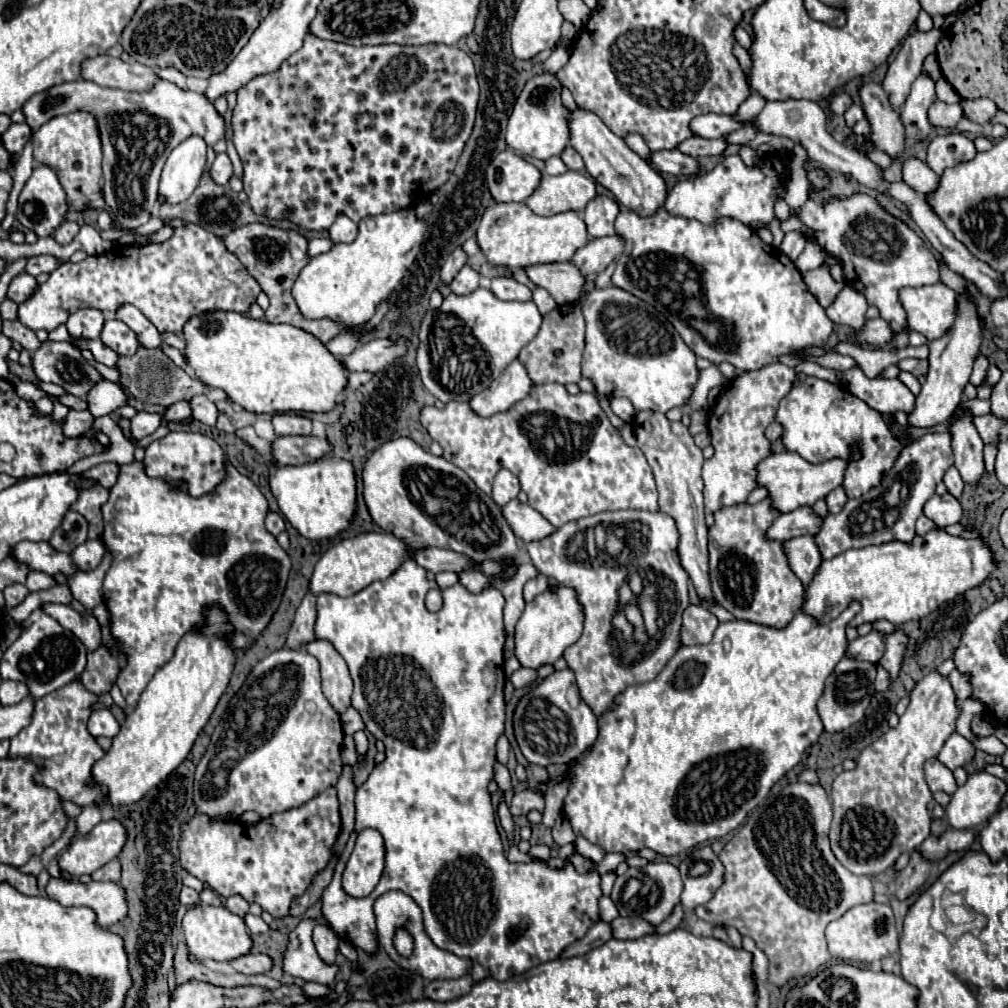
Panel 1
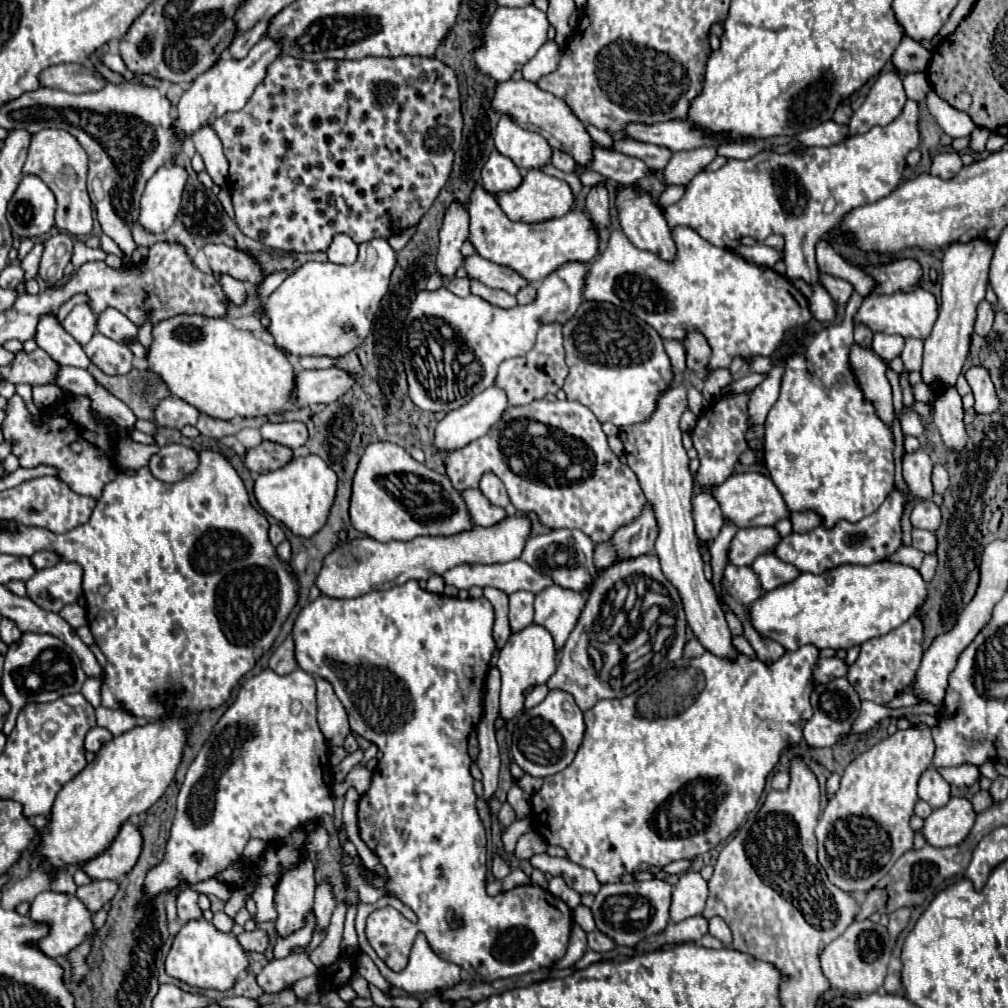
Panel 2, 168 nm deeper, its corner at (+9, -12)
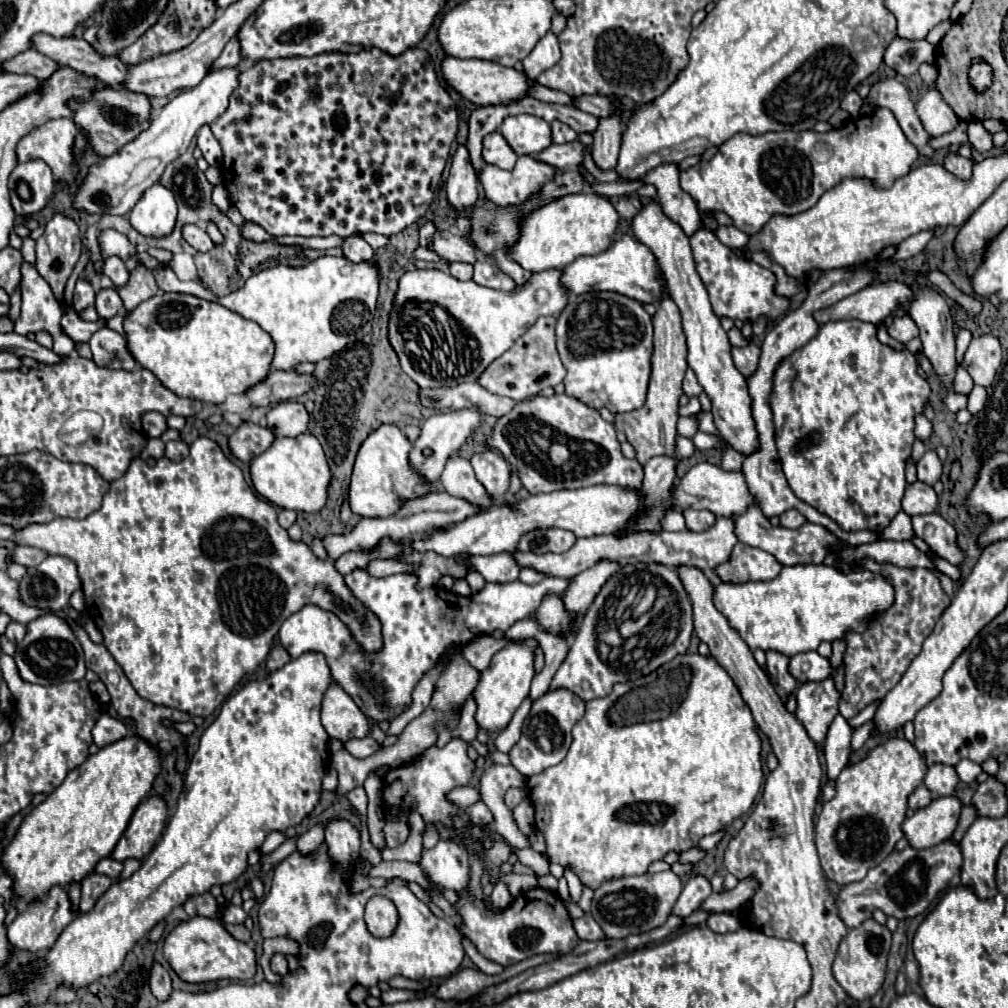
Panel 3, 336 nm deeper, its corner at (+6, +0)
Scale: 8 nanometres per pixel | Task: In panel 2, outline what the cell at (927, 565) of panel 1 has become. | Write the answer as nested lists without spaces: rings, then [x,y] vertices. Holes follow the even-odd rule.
[[[846,564],[818,576],[800,574],[792,582],[762,594],[750,604],[748,618],[762,638],[772,638],[786,650],[798,650],[804,644],[814,644],[818,650],[850,650],[902,626],[924,604],[926,586],[918,570],[904,564]],[[826,576],[832,576],[834,584],[828,584]]]

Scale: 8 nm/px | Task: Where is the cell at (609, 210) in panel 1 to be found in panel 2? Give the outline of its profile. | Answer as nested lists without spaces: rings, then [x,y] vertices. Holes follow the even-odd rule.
[[[596,184],[596,186],[590,188],[588,198],[586,198],[586,212],[590,214],[590,218],[592,218],[592,222],[594,222],[596,228],[610,224],[606,184]]]

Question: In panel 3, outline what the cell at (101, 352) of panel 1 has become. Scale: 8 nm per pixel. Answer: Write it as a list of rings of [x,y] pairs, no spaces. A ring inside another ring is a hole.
[[[23,262],[21,266],[21,290],[23,290],[23,302],[21,302],[21,316],[17,318],[15,322],[15,332],[17,334],[29,334],[29,332],[49,332],[53,336],[53,350],[61,356],[69,356],[69,354],[75,354],[77,352],[77,344],[75,340],[71,340],[63,328],[61,328],[61,316],[63,316],[63,310],[61,310],[61,304],[57,302],[51,286],[39,276],[39,272]]]

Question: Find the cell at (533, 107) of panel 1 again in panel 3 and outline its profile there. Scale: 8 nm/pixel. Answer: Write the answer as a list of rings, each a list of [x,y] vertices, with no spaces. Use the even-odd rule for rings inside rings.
[[[517,114],[505,118],[505,122],[499,126],[499,132],[505,136],[509,146],[517,154],[535,156],[553,144],[549,122],[529,114]]]

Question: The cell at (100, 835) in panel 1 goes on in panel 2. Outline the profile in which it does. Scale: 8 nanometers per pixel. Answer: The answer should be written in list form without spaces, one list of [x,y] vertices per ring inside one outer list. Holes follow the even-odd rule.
[[[126,822],[120,828],[118,836],[114,838],[112,846],[104,854],[86,862],[82,870],[96,880],[102,878],[120,880],[134,868],[140,852],[142,852],[142,834],[136,824]]]

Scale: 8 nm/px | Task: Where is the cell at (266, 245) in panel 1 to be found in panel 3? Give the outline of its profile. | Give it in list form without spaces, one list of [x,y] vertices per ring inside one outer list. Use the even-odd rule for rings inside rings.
[[[185,226],[183,228],[183,238],[195,248],[195,250],[199,250],[199,252],[211,252],[213,248],[215,248],[215,244],[213,244],[213,240],[209,238],[209,234],[207,234],[207,230],[203,230],[203,228],[199,228],[199,226]]]

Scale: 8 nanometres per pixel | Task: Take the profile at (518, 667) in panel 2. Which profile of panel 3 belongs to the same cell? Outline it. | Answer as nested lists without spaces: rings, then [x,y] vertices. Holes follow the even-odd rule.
[[[527,638],[527,640],[521,640],[521,642],[511,642],[503,650],[499,650],[493,656],[489,668],[485,668],[481,672],[479,684],[473,690],[473,696],[477,700],[475,720],[487,732],[503,730],[509,724],[509,720],[513,718],[513,714],[519,708],[519,704],[523,702],[523,698],[529,694],[529,684],[535,676],[533,660],[535,660],[537,648],[539,648],[539,642],[535,638]]]

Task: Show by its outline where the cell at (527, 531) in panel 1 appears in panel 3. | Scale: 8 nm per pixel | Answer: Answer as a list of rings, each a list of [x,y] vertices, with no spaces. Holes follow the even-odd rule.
[[[449,458],[439,482],[445,492],[453,494],[455,498],[465,498],[467,502],[471,502],[475,506],[487,508],[489,504],[495,502],[495,498],[485,490],[485,486],[481,486],[481,482],[477,482],[469,460]]]

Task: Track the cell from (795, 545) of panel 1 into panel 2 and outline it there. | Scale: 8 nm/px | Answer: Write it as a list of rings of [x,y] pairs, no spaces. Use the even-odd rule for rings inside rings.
[[[760,554],[750,568],[756,572],[756,576],[760,578],[760,586],[762,590],[774,590],[786,582],[792,582],[800,572],[794,570],[794,566],[784,564],[780,558],[776,558],[774,554]]]

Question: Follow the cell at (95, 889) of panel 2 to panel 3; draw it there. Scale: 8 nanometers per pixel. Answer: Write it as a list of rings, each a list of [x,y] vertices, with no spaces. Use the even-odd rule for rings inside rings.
[[[89,874],[83,878],[81,882],[81,904],[79,910],[81,912],[89,912],[93,910],[93,906],[97,904],[97,900],[101,898],[101,894],[105,894],[105,890],[109,890],[109,886],[113,884],[113,878],[105,876],[105,874]]]

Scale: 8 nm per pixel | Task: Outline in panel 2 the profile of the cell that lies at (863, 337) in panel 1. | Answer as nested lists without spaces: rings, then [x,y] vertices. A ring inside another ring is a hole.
[[[876,334],[874,336],[874,342],[872,342],[872,348],[874,352],[884,358],[884,360],[892,360],[896,356],[900,356],[902,348],[904,348],[904,338],[902,336],[888,336],[888,334]]]

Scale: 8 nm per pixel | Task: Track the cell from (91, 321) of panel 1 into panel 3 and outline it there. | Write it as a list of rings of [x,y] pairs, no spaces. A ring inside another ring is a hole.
[[[77,280],[75,294],[73,294],[73,308],[75,308],[75,312],[83,312],[85,308],[89,308],[93,304],[95,304],[95,290],[91,288],[89,282]]]

